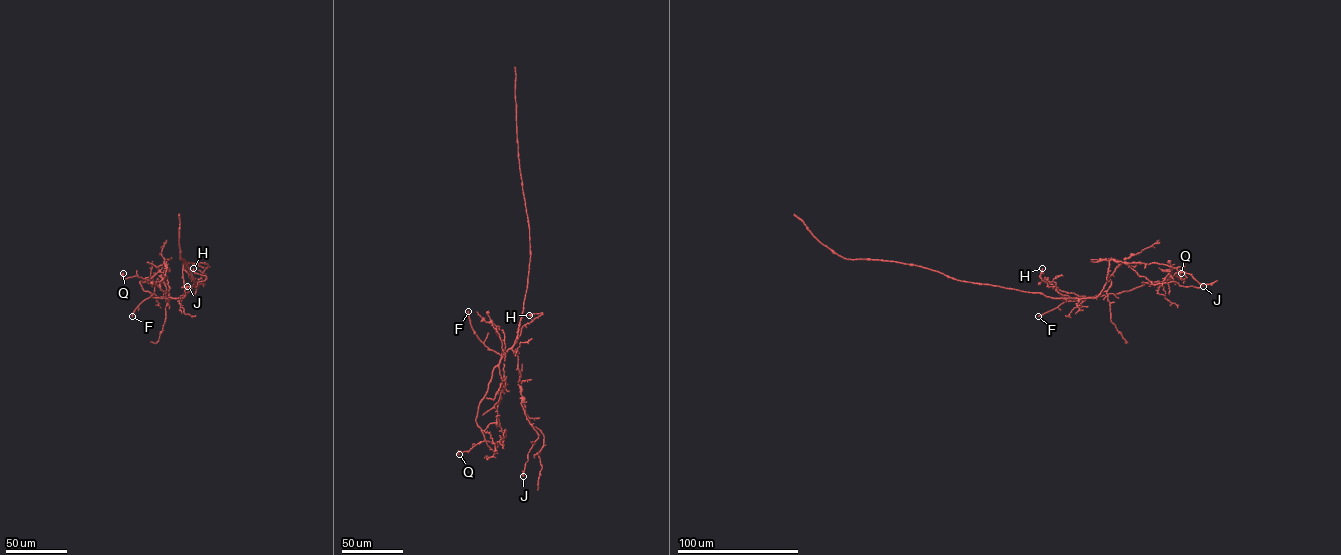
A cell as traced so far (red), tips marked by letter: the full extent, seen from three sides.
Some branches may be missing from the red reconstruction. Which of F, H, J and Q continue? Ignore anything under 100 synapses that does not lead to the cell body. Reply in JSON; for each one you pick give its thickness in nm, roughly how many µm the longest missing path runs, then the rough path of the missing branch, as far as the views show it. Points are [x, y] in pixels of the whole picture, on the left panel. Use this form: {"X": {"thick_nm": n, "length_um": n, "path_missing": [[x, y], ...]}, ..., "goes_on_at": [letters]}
{"F": {"thick_nm": 240, "length_um": 80, "path_missing": [[132, 316], [154, 320], [158, 314], [182, 314]]}, "goes_on_at": ["F"]}

